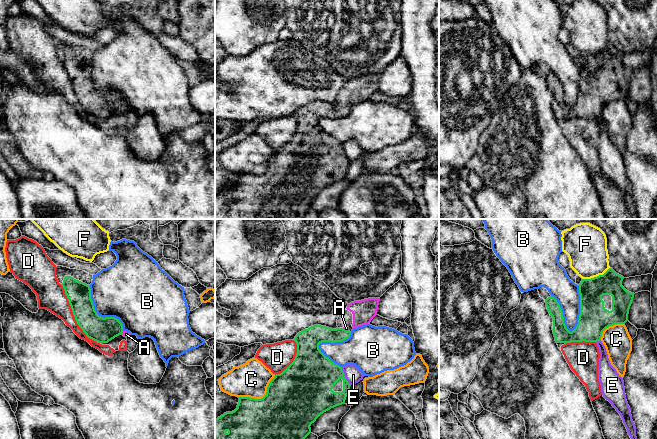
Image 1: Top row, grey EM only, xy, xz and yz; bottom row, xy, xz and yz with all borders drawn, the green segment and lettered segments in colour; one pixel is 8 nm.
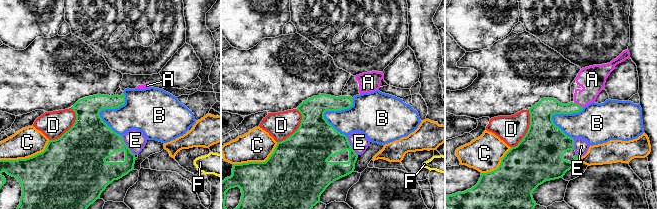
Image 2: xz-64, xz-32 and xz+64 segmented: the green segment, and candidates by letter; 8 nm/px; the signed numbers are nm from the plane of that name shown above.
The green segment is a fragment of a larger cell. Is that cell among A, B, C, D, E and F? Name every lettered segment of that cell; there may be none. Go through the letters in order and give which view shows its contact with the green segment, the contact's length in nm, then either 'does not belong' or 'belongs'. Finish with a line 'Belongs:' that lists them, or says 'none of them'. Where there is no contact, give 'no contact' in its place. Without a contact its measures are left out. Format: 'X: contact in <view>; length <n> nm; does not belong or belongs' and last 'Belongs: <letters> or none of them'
A: contact in xz; length 60 nm; belongs
B: contact in yz; length 380 nm; does not belong
C: contact in xz; length 360 nm; does not belong
D: contact in xy; length 550 nm; does not belong
E: contact in xz; length 170 nm; does not belong
F: contact in yz; length 240 nm; does not belong
Belongs: A

